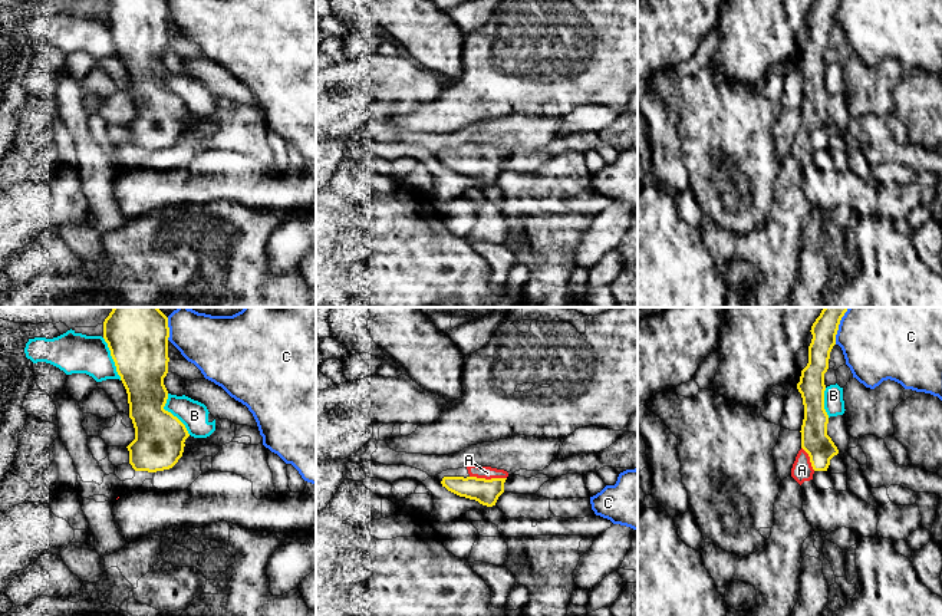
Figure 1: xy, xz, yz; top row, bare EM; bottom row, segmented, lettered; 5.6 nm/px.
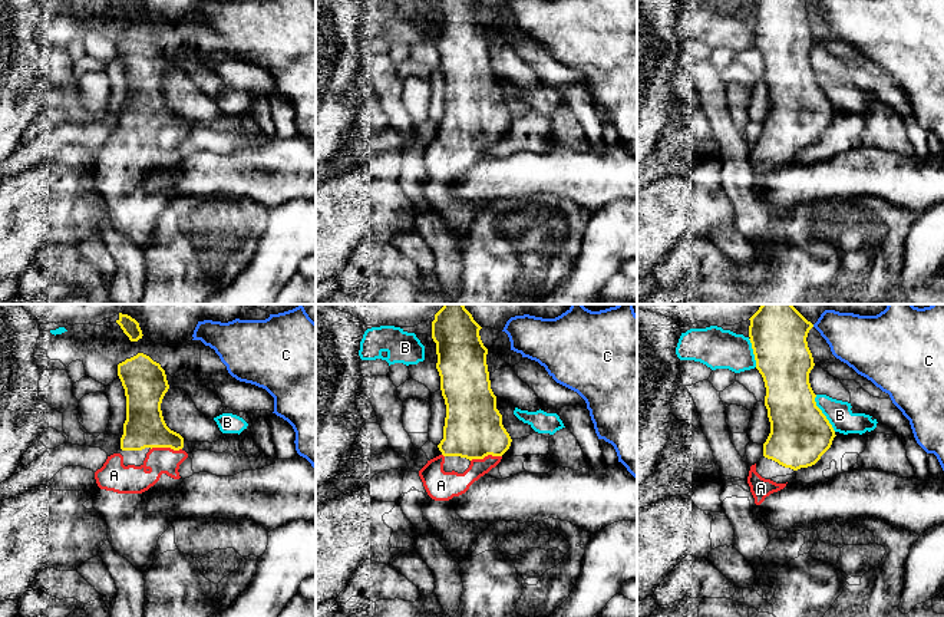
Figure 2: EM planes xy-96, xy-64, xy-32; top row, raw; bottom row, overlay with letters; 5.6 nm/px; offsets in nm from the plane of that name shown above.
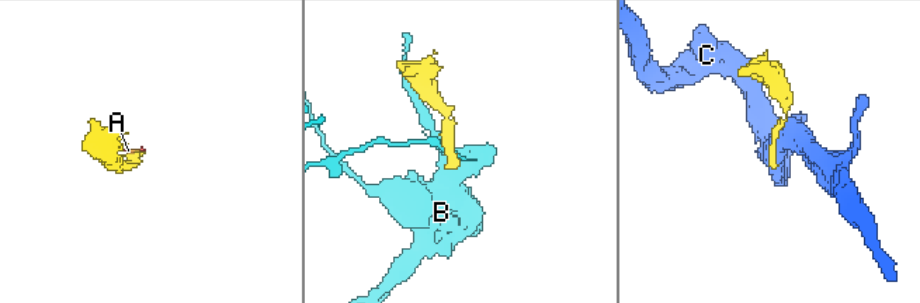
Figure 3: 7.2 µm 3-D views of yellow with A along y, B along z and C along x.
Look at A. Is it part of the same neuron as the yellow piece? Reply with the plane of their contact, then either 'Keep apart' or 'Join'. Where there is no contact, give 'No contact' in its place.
Touches yellow in xz. Join

